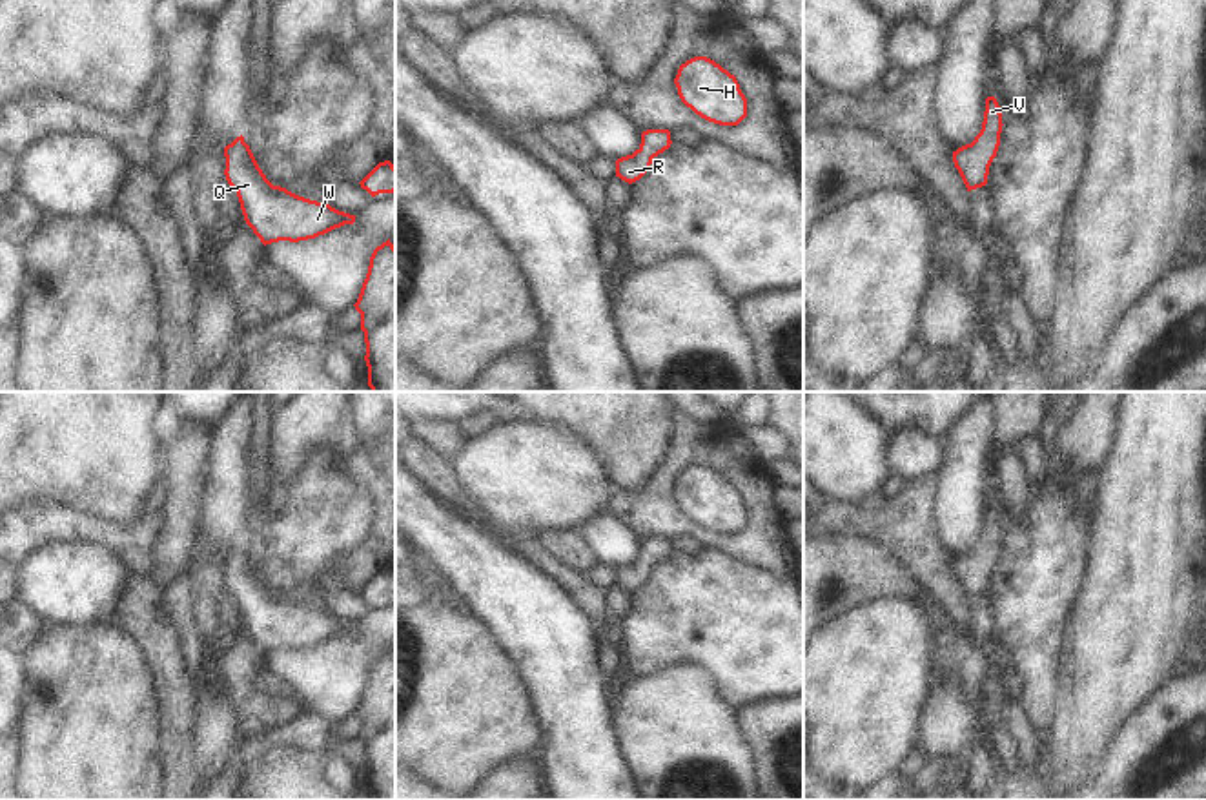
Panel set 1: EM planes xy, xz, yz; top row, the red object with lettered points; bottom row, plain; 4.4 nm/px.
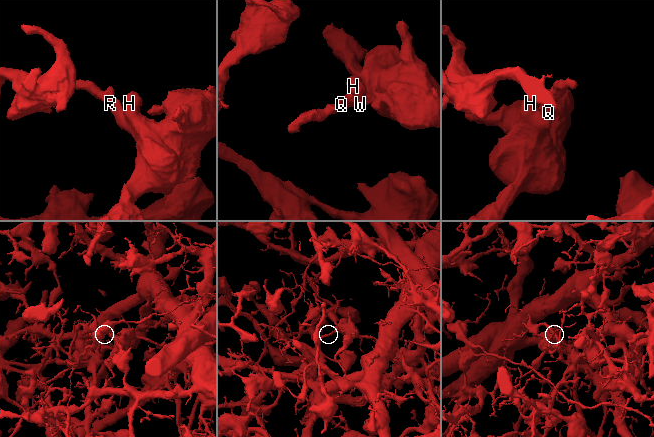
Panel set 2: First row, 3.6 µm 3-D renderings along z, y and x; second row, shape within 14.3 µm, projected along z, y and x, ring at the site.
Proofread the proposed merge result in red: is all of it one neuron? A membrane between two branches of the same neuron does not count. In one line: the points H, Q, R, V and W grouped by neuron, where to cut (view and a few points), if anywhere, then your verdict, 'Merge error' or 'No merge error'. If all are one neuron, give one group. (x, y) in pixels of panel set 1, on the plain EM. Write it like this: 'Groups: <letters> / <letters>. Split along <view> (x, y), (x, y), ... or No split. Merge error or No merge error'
Groups: H Q R V W. No split. No merge error.

